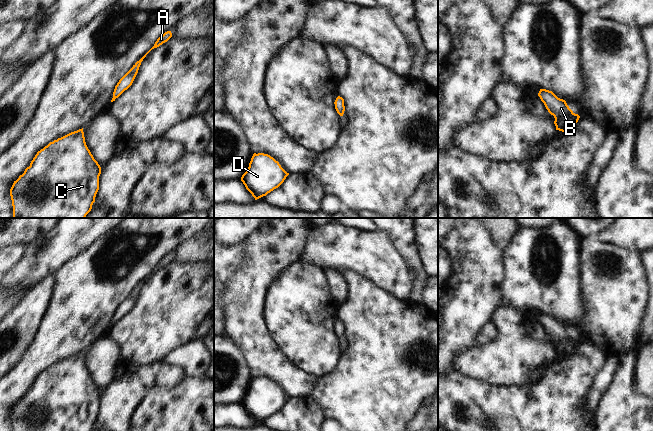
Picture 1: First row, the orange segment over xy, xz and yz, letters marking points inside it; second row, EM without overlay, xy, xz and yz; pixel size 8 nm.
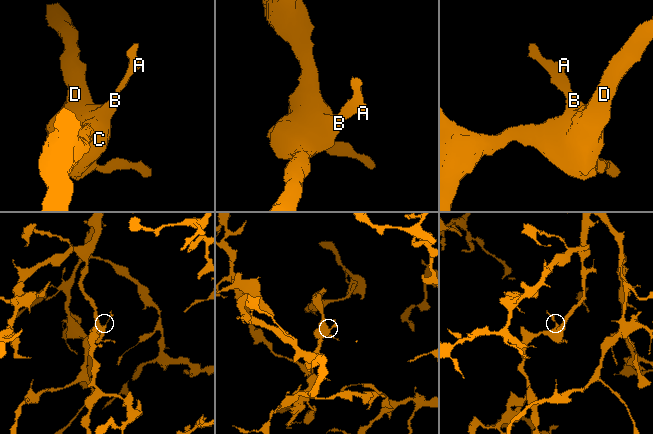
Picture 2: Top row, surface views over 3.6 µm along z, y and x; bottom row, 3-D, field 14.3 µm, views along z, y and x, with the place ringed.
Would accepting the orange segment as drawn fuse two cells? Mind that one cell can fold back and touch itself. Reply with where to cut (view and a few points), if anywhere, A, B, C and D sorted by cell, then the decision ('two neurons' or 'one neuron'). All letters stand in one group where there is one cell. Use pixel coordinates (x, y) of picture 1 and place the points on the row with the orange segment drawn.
cut none; groups A B C D; one neuron

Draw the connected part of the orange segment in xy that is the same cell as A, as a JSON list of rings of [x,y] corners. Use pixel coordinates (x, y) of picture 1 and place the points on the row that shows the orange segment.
[[[171,31],[165,32],[161,37],[157,39],[154,46],[139,60],[137,61],[133,67],[119,80],[117,85],[115,86],[114,92],[113,92],[113,98],[111,102],[115,101],[116,98],[118,98],[125,90],[127,90],[133,83],[139,67],[141,65],[141,62],[146,57],[146,55],[154,48],[159,47],[163,43],[167,42],[172,37]]]

